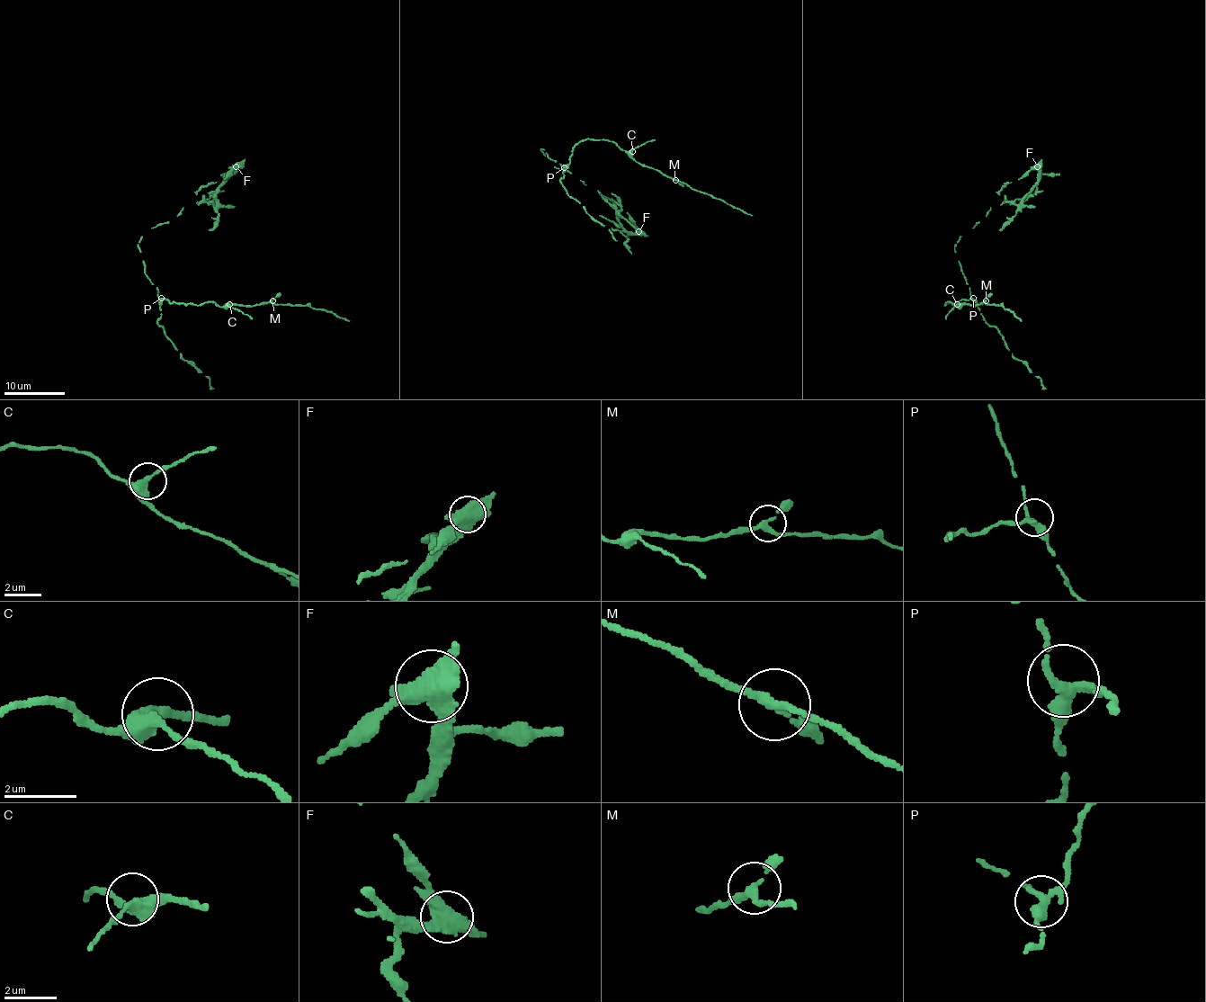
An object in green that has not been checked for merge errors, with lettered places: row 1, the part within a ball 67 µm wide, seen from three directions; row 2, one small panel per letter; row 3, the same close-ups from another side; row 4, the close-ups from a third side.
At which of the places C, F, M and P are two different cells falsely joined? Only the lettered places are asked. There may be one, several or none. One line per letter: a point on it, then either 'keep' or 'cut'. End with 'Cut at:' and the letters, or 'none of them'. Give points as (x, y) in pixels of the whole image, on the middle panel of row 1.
C: place (632, 151); keep
F: place (638, 231); cut
M: place (675, 180); keep
P: place (564, 167); keep
Cut at: F

